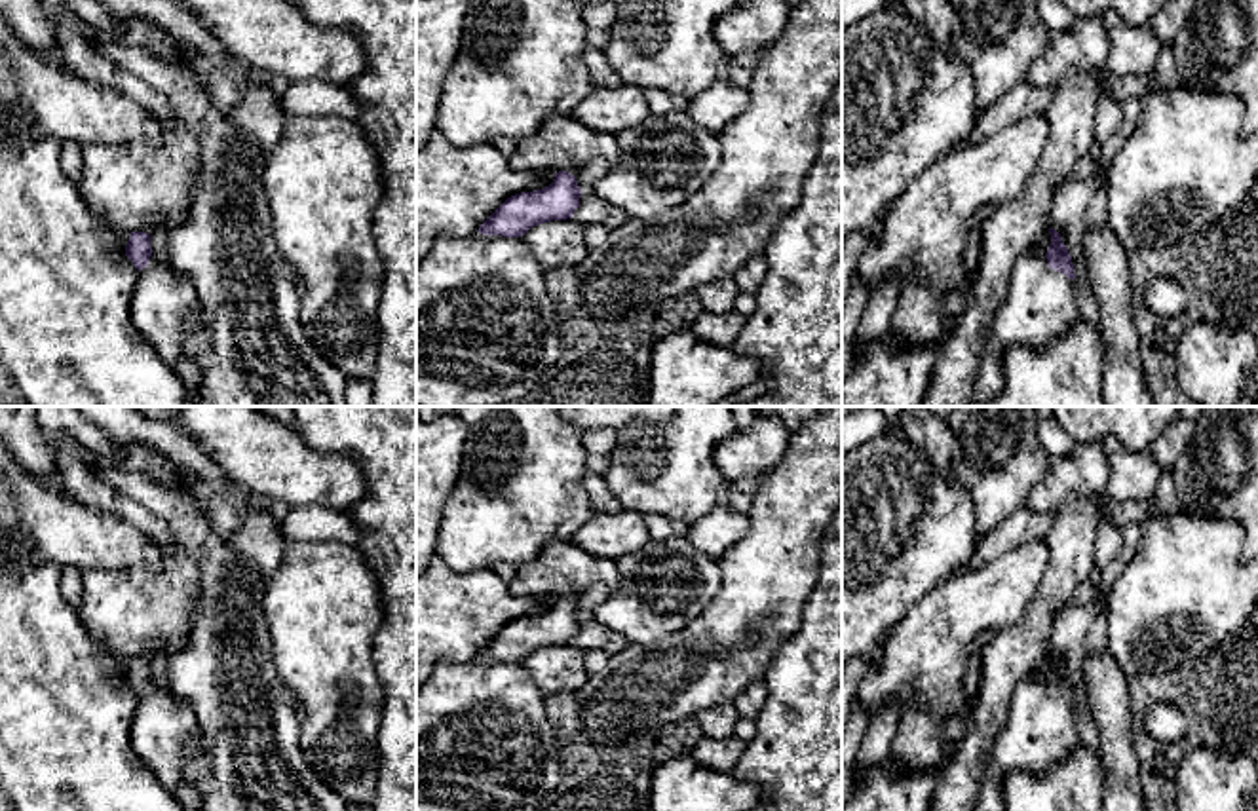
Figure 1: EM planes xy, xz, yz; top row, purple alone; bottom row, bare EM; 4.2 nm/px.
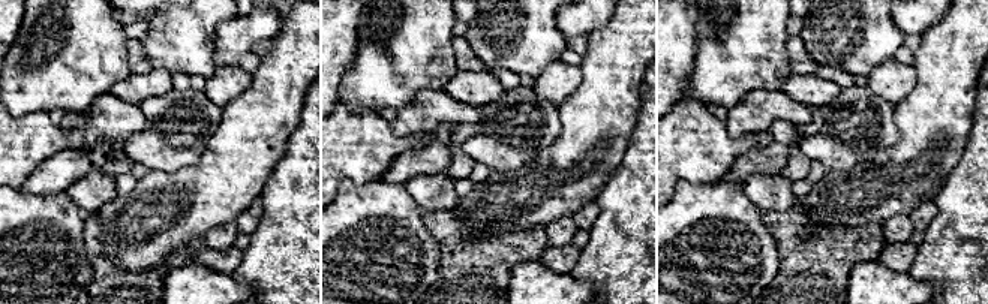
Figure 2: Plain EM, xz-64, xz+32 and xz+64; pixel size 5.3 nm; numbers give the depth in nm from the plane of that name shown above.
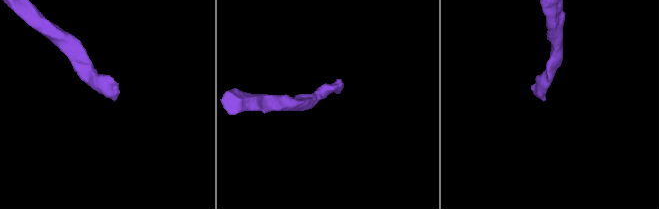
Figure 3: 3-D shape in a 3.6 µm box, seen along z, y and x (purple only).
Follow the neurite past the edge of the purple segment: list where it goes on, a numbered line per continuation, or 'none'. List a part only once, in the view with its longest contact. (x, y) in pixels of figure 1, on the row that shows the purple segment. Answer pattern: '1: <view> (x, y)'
1: yz (1042, 304)

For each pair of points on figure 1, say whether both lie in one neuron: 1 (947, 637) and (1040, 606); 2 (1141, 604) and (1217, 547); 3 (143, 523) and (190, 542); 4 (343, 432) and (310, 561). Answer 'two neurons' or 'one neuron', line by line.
1: two neurons
2: one neuron
3: two neurons
4: two neurons

